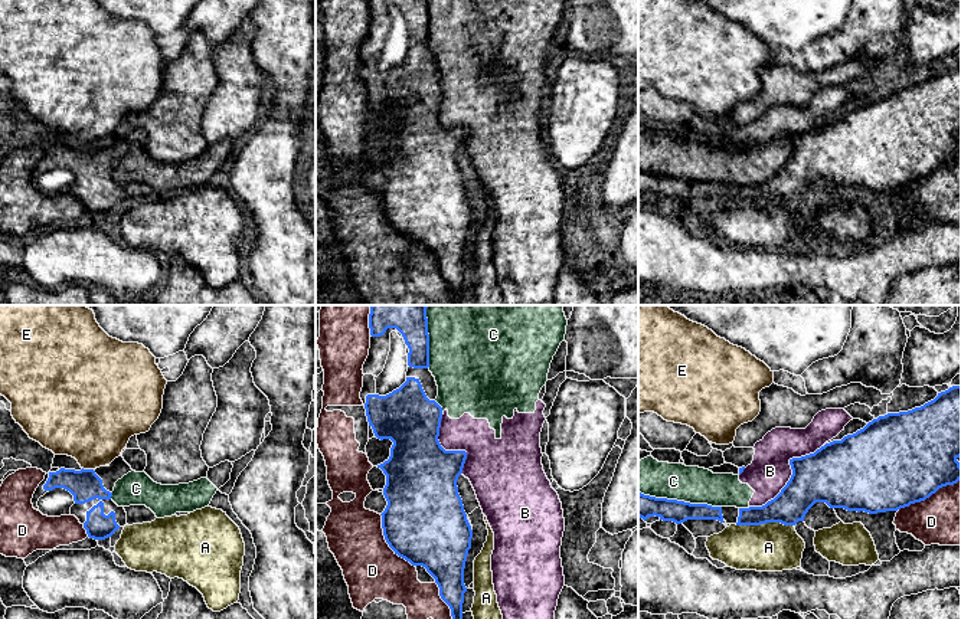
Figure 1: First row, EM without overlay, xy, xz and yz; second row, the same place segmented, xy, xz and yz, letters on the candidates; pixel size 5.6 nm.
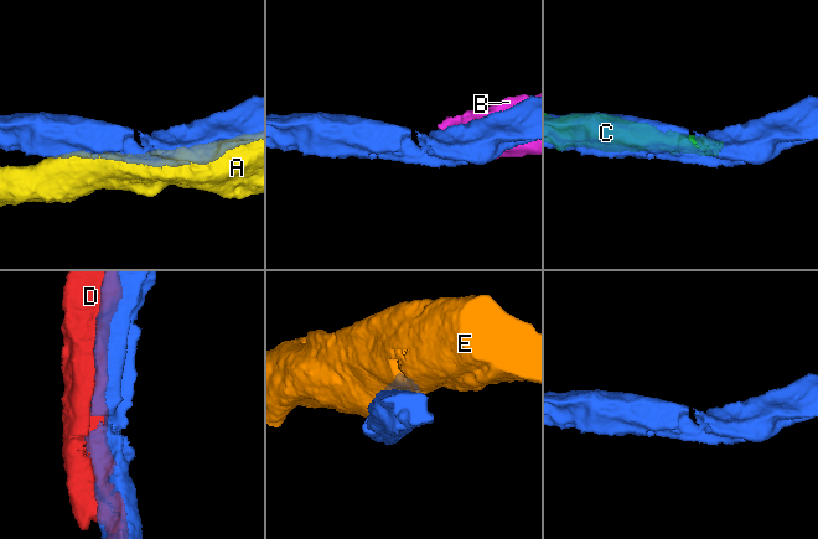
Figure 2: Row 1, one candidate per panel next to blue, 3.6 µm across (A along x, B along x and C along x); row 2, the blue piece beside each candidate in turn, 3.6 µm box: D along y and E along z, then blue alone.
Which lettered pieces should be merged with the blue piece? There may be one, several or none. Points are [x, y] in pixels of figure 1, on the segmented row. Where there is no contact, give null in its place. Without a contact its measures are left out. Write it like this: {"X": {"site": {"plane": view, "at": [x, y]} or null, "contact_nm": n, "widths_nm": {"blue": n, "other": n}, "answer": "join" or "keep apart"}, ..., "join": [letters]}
{"A": {"site": {"plane": "yz", "at": [764, 523]}, "contact_nm": 320, "widths_nm": {"blue": 190, "other": 280}, "answer": "keep apart"}, "B": {"site": {"plane": "yz", "at": [791, 475]}, "contact_nm": 550, "widths_nm": {"blue": 340, "other": 220}, "answer": "keep apart"}, "C": {"site": {"plane": "yz", "at": [680, 501]}, "contact_nm": 480, "widths_nm": {"blue": 130, "other": 200}, "answer": "keep apart"}, "D": {"site": {"plane": "yz", "at": [930, 495]}, "contact_nm": 380, "widths_nm": {"blue": 500, "other": 340}, "answer": "keep apart"}, "E": {"site": {"plane": "xy", "at": [88, 470]}, "contact_nm": 70, "widths_nm": {"blue": 180, "other": 420}, "answer": "keep apart"}, "join": []}

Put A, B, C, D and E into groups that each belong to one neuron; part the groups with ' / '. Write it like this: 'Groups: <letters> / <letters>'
Groups: A / B C / D / E

